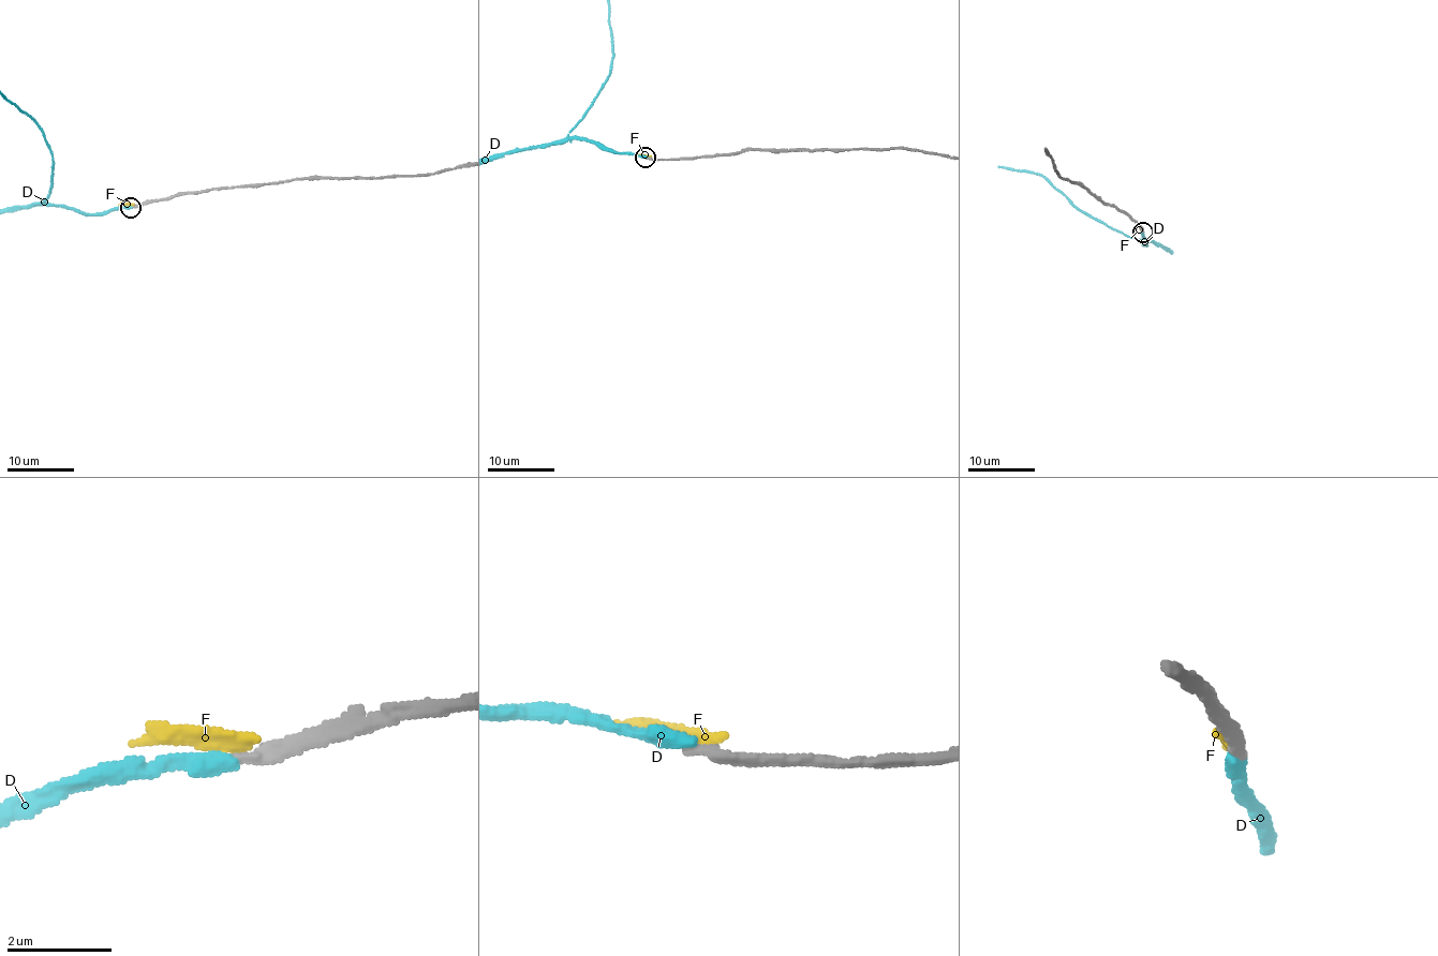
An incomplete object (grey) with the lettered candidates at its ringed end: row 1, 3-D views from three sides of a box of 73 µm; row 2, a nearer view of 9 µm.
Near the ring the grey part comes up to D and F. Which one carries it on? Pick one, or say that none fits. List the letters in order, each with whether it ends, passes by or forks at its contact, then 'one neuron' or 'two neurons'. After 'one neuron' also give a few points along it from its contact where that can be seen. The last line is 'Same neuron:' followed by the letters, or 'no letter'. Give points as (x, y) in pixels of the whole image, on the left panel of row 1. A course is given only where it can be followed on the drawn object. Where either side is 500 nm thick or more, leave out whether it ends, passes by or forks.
D: it ends; one neuron
F: it ends; two neurons
Same neuron: D

